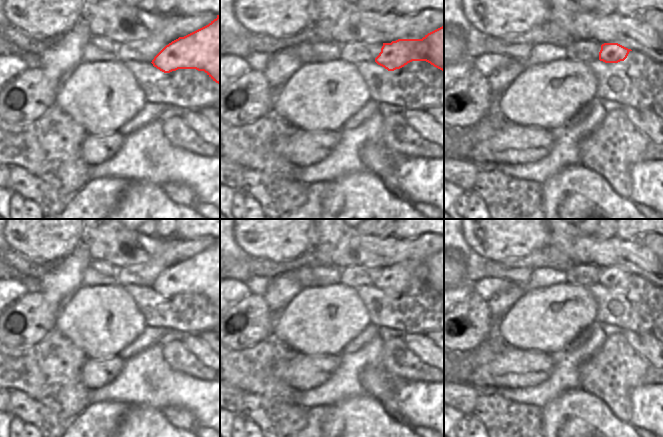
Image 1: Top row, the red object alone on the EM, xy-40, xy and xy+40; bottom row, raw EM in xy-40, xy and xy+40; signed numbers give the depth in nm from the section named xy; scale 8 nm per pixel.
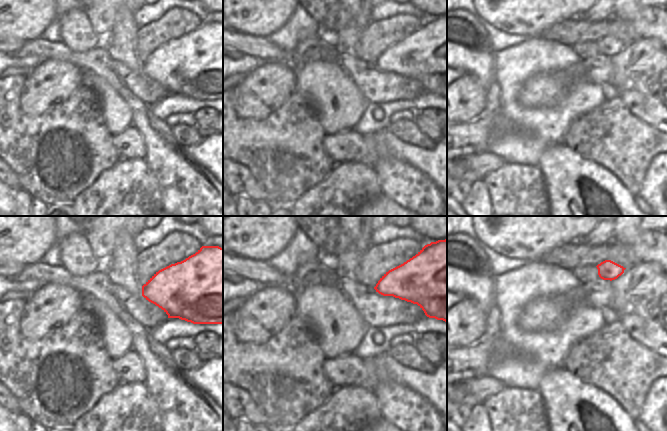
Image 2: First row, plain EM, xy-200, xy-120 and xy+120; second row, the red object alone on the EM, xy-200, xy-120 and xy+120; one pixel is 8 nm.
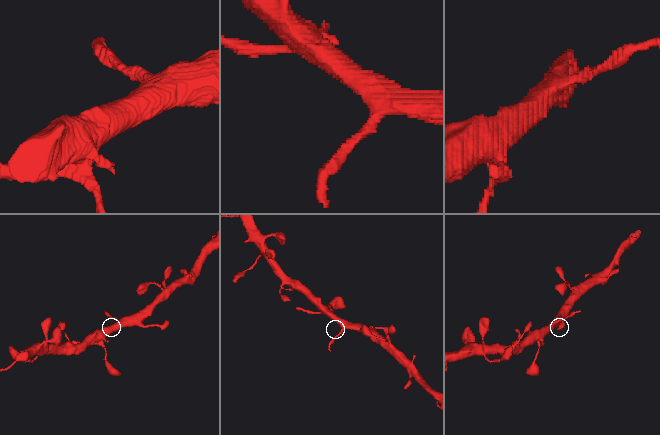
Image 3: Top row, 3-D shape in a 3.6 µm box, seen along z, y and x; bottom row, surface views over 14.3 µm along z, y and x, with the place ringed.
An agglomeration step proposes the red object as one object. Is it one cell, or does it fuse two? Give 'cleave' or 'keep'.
cleave

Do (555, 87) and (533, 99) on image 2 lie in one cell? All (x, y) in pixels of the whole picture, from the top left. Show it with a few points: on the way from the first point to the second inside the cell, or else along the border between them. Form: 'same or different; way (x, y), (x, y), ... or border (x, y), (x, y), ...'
same; way (550, 88), (542, 90), (538, 94)

